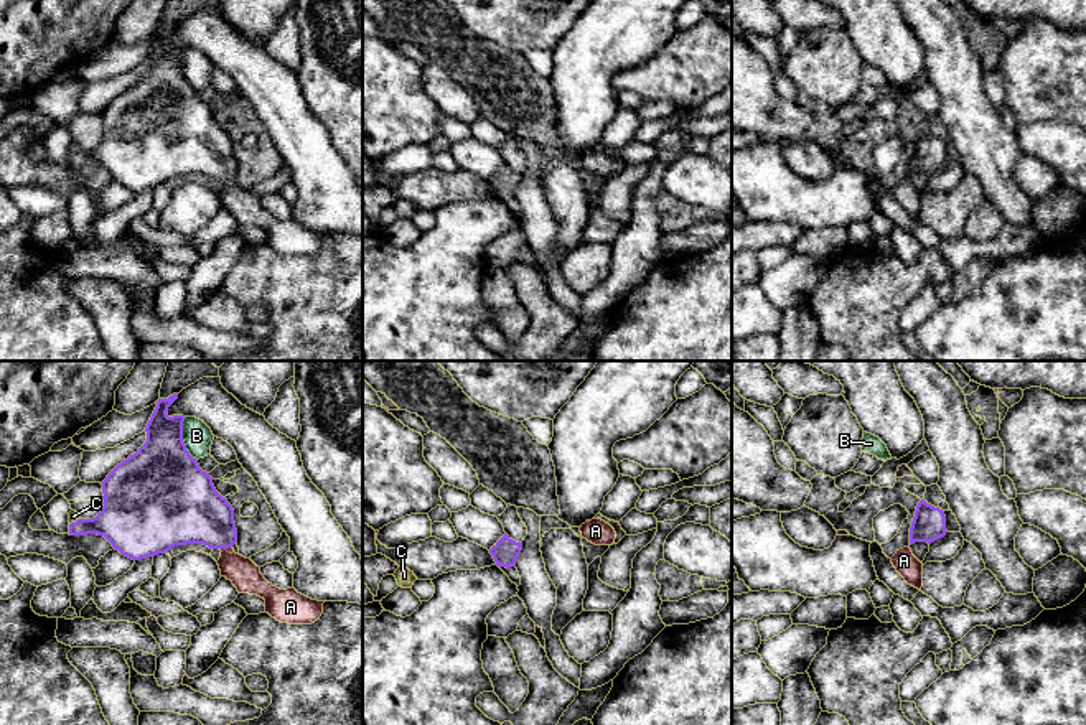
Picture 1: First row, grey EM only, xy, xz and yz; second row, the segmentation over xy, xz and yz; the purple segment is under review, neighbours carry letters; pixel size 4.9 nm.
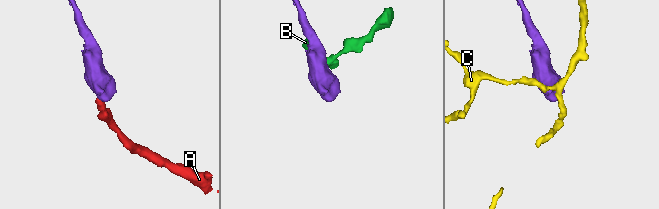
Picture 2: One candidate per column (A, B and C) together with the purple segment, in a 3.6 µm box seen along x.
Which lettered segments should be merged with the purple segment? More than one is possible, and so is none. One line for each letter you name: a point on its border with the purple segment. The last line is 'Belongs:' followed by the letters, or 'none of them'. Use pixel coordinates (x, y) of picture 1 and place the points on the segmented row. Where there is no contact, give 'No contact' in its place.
A: Touches purple at xy (224, 547)
Belongs: A

